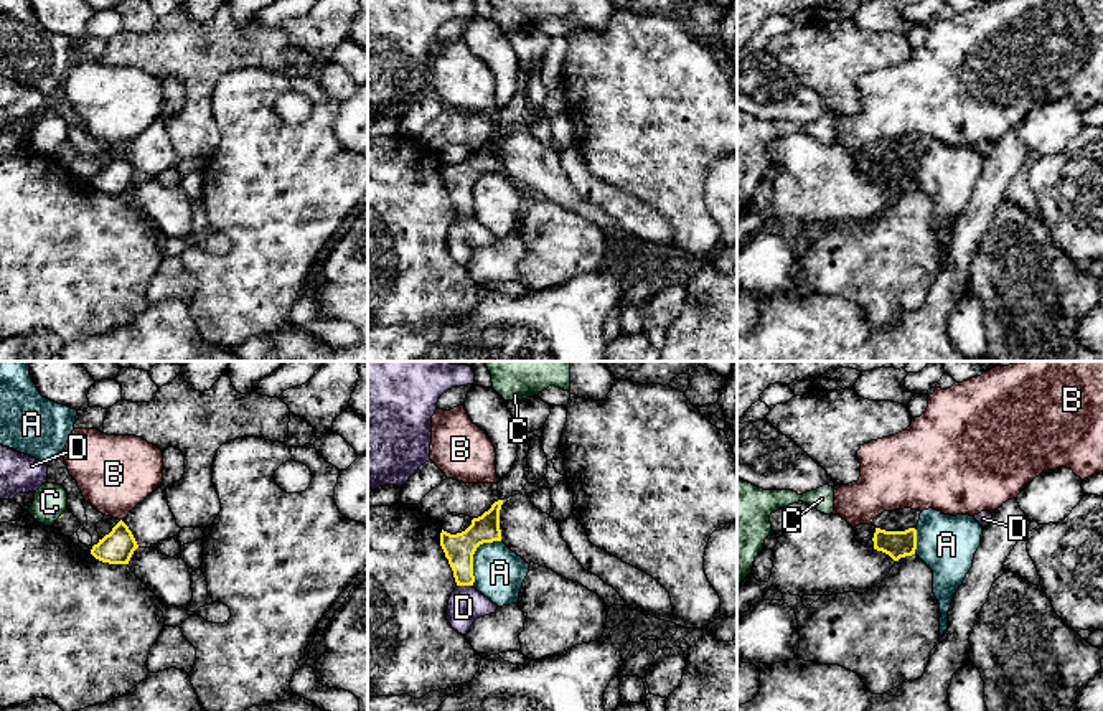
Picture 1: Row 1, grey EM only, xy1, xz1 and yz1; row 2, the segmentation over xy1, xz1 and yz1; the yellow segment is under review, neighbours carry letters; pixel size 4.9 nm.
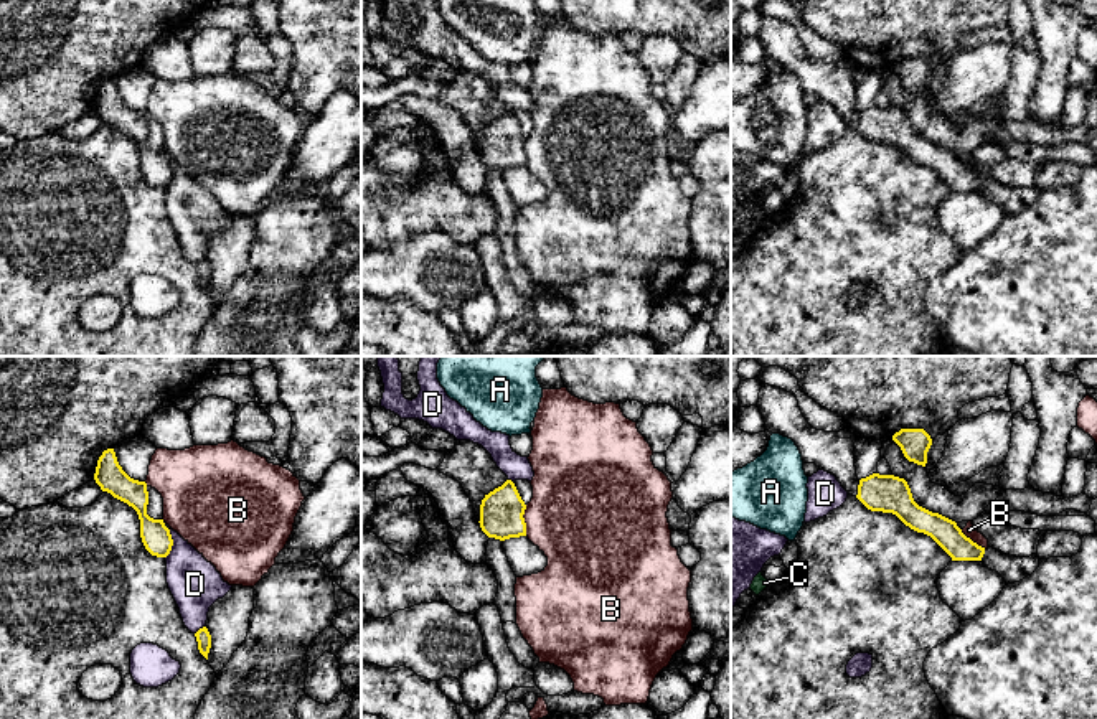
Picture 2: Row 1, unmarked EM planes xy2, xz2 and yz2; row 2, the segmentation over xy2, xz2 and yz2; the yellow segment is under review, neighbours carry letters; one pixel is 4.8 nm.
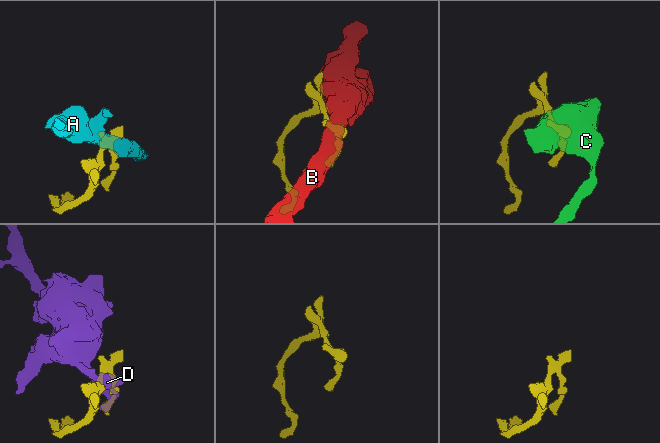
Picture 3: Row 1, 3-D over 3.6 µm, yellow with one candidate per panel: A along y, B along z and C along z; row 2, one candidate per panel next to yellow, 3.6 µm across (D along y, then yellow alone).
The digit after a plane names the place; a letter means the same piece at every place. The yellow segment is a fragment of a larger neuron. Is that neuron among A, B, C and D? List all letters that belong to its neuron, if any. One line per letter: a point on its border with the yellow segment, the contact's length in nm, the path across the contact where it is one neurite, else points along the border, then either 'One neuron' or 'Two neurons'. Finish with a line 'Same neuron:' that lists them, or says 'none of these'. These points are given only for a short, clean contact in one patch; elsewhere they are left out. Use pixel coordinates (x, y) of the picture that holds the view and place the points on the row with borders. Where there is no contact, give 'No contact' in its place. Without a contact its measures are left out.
A: Touches yellow at xz1 (474, 553). Shared border 260 nm. Two neurons
B: Touches yellow at xz2 (523, 520). Shared border 150 nm. Two neurons
C: No contact. Two neurons
D: Touches yellow at xy2 (172, 540). Shared border 180 nm. Two neurons
Same neuron: none of these

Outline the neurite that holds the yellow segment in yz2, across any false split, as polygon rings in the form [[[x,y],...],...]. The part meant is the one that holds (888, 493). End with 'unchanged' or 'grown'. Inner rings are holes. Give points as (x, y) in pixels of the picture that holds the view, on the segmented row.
[[[762,384],[757,407],[769,432],[792,439],[803,463],[835,475],[868,510],[896,515],[911,529],[930,536],[952,561],[982,561],[985,547],[967,538],[955,521],[919,506],[904,478],[873,473],[859,480],[855,467],[858,437],[848,427],[840,432],[813,429],[795,394],[769,384]]]; grown

